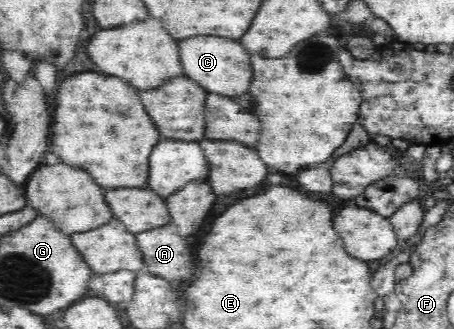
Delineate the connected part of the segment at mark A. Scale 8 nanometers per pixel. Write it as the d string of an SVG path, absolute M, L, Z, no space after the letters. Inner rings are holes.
M173 223L135 233L135 242L140 250L144 271L168 281L188 279L192 275L192 251L186 241L176 233Z

